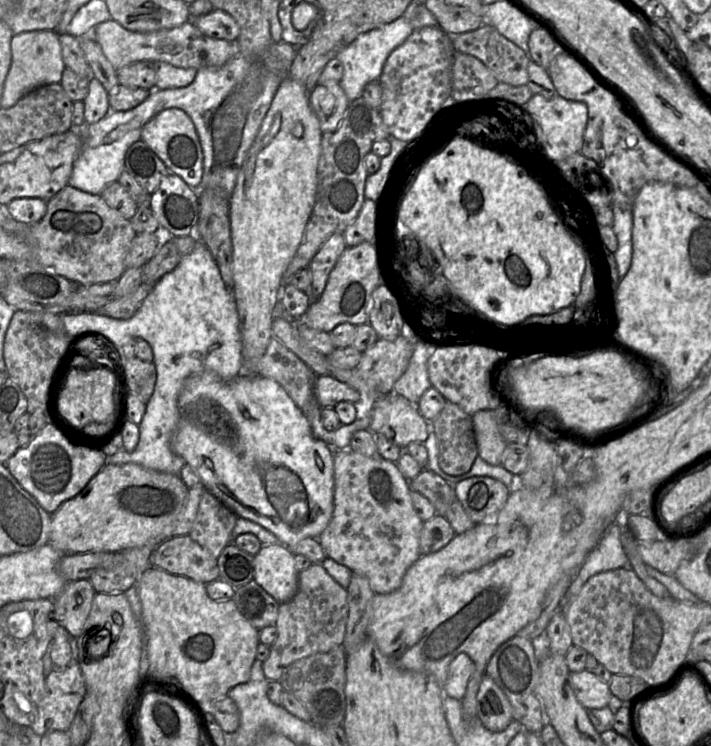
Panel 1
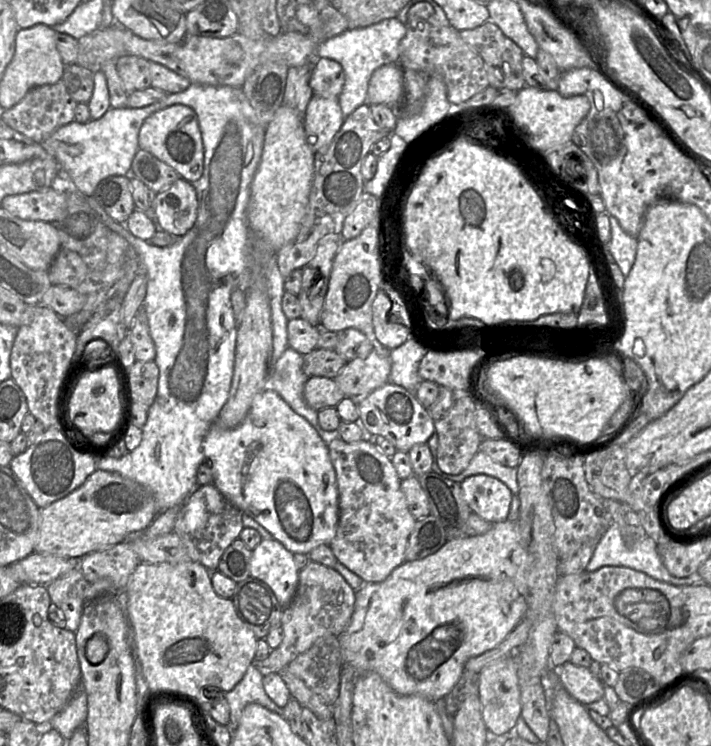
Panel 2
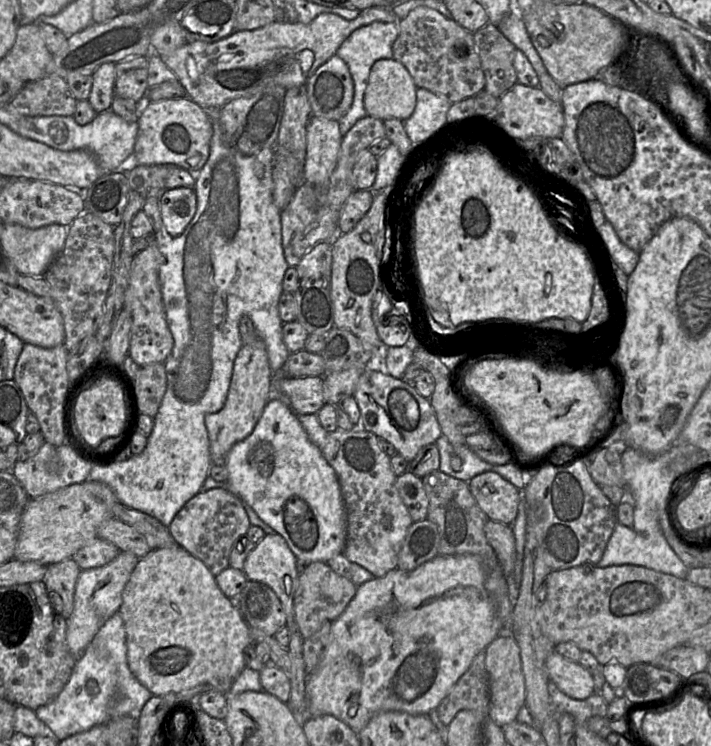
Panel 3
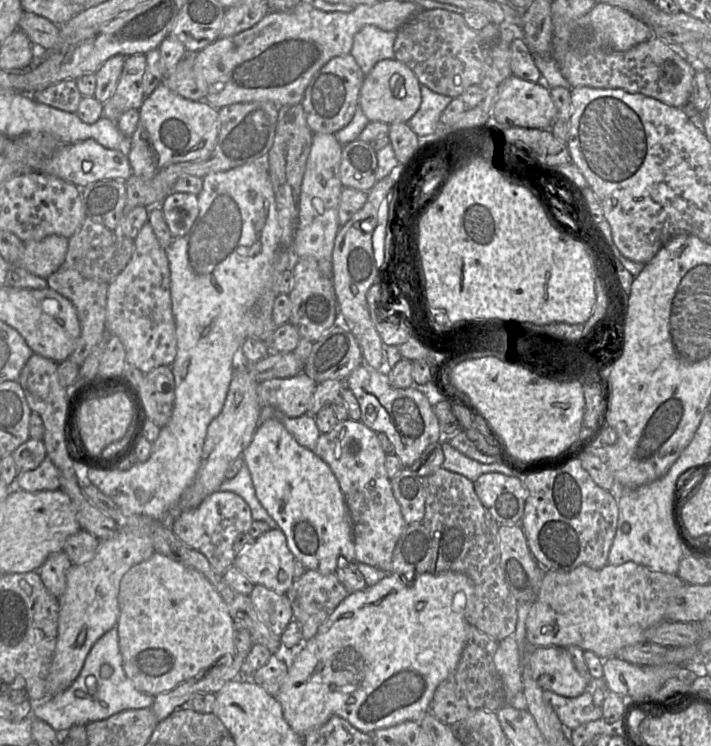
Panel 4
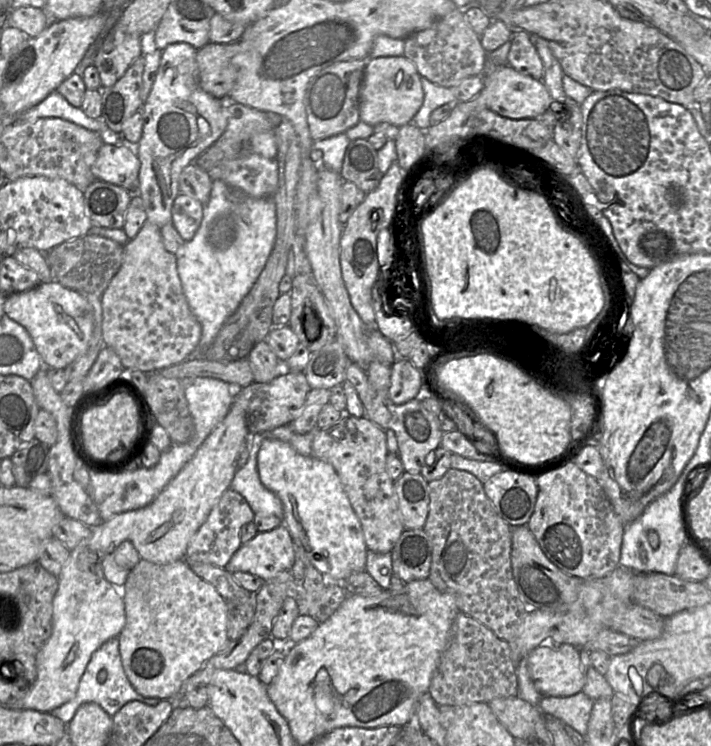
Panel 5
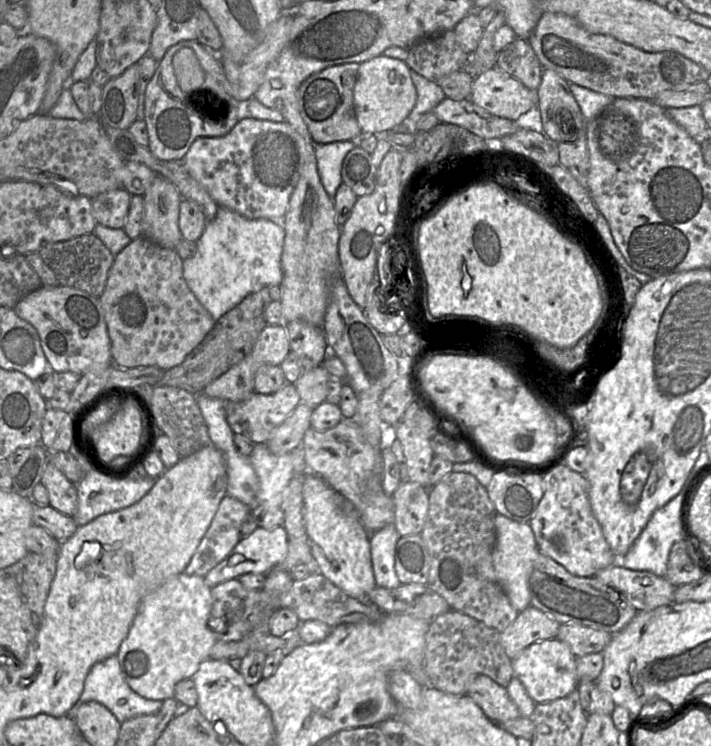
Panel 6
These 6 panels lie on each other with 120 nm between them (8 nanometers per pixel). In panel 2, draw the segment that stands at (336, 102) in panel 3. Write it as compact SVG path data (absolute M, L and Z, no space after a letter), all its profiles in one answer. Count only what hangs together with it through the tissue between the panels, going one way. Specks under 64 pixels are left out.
M317 57L310 77L313 95L324 98L338 98L345 81L342 66L335 60Z

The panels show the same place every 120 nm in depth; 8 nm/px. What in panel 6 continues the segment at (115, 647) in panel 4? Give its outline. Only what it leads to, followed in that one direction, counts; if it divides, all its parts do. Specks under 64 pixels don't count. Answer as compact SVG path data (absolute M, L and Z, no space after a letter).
M117 654L97 662L91 667L79 700L66 715L75 719L79 707L87 701L97 701L103 704L117 717L120 723L139 715L154 714L160 710L163 704L161 700L144 698L130 688L123 676Z

